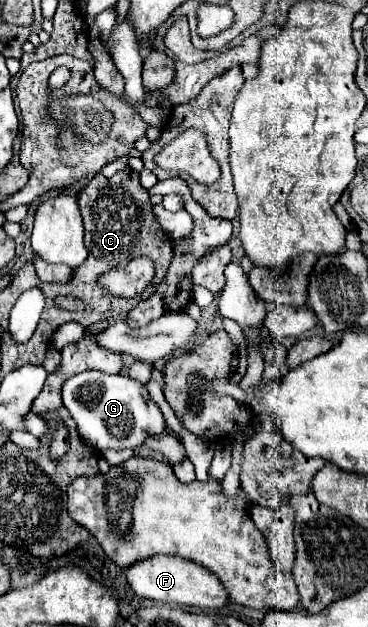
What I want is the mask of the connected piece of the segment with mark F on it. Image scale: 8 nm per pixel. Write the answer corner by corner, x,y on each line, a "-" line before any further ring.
152,556
144,562
132,564
130,568
126,568
126,578
130,588
140,598
148,598
162,604
180,604
180,606
194,606
202,610
218,610
224,608
230,600
226,588
216,578
216,574
212,574
210,570
206,570
204,566
192,560
184,560
176,556

